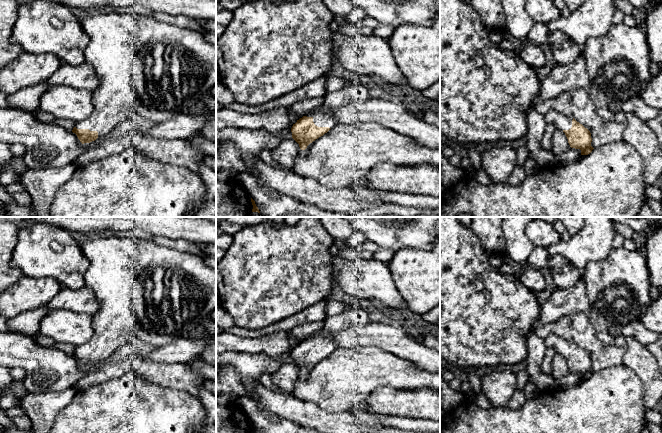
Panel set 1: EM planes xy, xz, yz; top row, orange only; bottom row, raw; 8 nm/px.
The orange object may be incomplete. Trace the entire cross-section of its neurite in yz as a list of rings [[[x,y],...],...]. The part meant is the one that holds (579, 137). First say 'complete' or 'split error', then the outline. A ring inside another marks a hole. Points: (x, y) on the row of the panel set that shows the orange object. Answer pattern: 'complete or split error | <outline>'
split error | [[[550,111],[544,115],[547,124],[554,124],[556,129],[562,130],[571,148],[580,149],[581,155],[588,155],[594,149],[591,146],[590,131],[573,117],[557,111]]]

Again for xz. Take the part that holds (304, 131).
split error | [[[353,83],[335,92],[327,92],[320,110],[303,116],[291,128],[292,138],[299,144],[301,150],[327,133],[338,122],[332,111],[351,103],[369,100],[370,94],[366,86]]]

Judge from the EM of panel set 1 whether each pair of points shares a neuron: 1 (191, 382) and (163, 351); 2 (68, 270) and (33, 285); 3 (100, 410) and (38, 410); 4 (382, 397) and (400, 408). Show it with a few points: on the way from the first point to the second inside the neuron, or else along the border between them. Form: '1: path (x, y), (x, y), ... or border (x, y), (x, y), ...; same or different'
1: border (150, 359), (156, 362), (185, 364); different
2: border (27, 275), (55, 279), (62, 287); different
3: border (76, 392), (72, 400), (57, 415), (53, 422); different
4: path (386, 400), (396, 404); same

